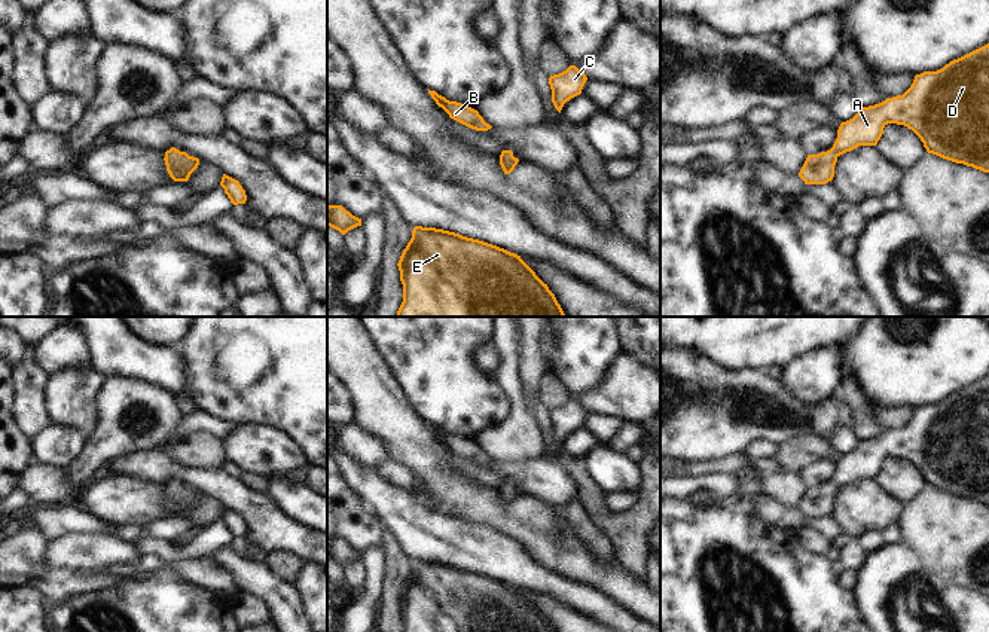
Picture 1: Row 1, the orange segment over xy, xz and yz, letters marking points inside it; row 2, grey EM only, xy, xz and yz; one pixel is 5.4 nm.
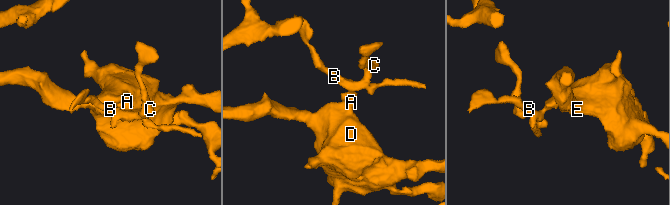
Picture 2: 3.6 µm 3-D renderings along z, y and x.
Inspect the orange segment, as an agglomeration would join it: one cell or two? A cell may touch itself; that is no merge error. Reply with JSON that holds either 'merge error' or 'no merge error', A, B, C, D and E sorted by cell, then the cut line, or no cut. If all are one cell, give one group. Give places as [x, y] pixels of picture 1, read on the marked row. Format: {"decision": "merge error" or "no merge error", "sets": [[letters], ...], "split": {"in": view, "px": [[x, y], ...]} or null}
{"decision": "no merge error", "sets": [["A", "B", "C", "D", "E"]], "split": null}

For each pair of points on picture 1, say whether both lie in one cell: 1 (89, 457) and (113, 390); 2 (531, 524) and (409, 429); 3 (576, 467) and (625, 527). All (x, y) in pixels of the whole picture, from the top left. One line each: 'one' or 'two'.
1: one
2: one
3: one

